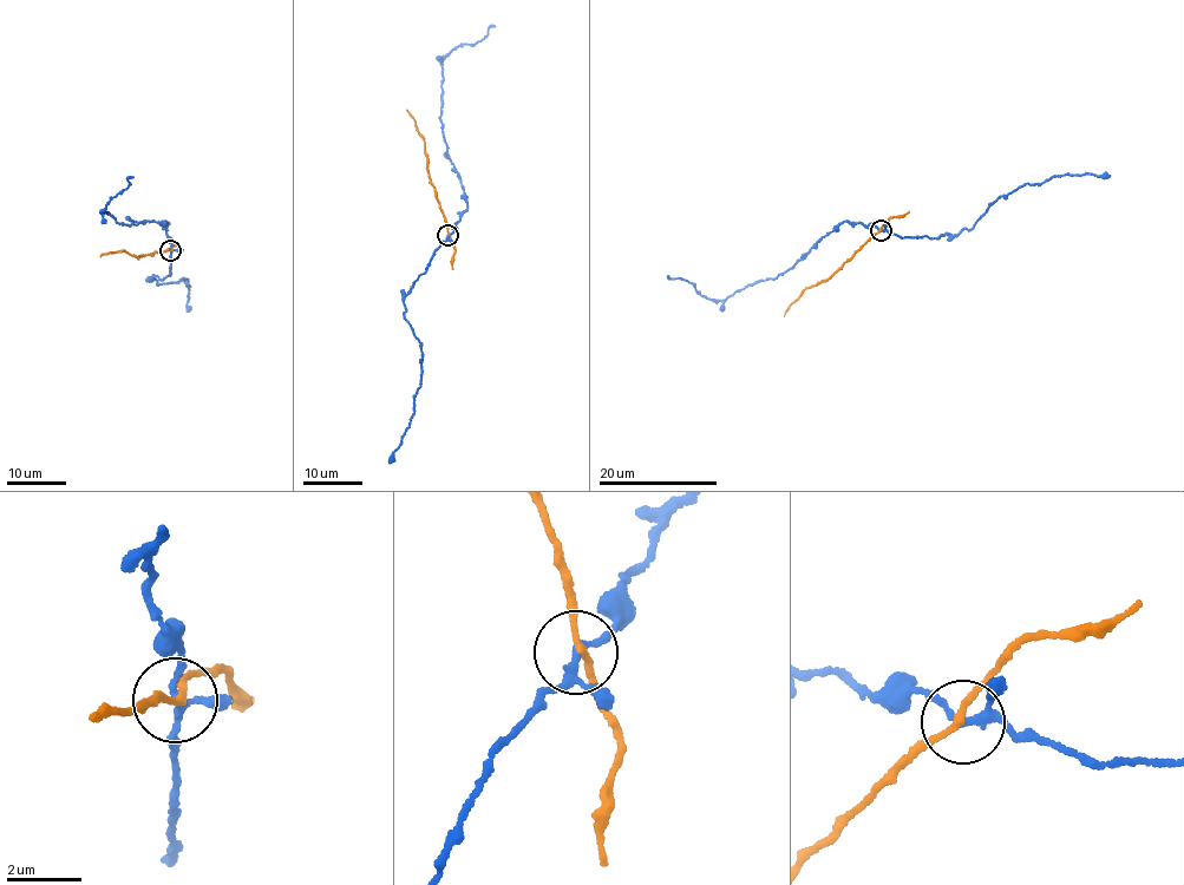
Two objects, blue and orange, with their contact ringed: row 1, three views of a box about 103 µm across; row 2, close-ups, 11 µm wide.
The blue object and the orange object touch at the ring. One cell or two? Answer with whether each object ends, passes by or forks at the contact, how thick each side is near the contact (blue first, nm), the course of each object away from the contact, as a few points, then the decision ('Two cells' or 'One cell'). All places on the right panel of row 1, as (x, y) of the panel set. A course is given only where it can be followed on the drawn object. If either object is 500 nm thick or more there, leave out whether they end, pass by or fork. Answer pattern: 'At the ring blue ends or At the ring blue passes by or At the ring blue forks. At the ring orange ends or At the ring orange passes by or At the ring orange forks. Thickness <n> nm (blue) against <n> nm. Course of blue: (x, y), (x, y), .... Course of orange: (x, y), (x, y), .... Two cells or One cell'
At the ring blue forks. At the ring orange passes by. Thickness 160 nm (blue) against 160 nm. Course of blue: (880, 231), (872, 225), (839, 223), (773, 279), (721, 300), (708, 299), (687, 280), (668, 274). Course of orange: (880, 231), (825, 280), (804, 288), (784, 316). Two cells

